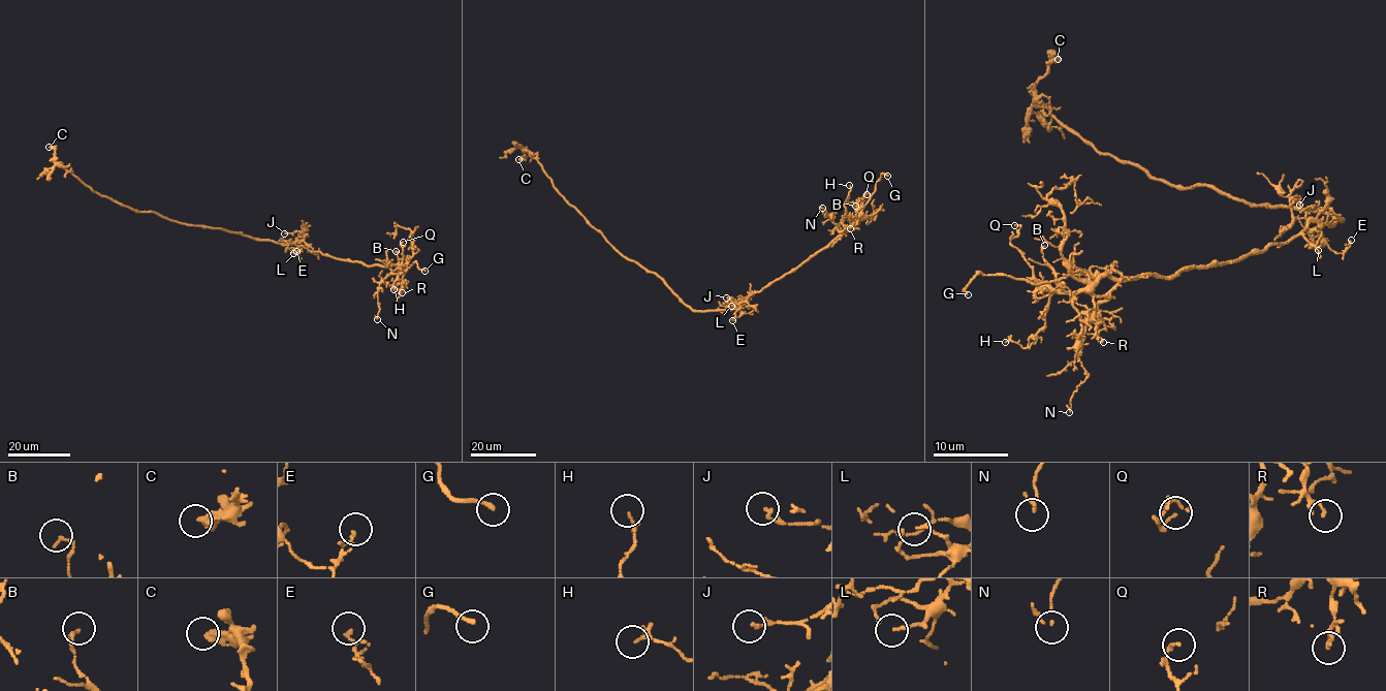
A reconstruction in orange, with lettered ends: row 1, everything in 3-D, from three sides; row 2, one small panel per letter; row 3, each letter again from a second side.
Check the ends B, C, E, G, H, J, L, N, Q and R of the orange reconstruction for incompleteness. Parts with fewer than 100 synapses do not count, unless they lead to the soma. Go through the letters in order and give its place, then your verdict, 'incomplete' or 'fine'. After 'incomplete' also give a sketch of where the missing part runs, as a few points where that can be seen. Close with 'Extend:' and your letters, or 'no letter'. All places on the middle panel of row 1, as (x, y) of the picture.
B: place (855, 206); fine
C: place (518, 159); fine
E: place (732, 320); fine
G: place (887, 176); incomplete; course (887, 176), (896, 181), (899, 191), (916, 197), (915, 199)
H: place (849, 185); fine
J: place (726, 297); fine
L: place (731, 306); fine
N: place (822, 208); fine
Q: place (867, 194); fine
R: place (850, 228); fine
Extend: G

